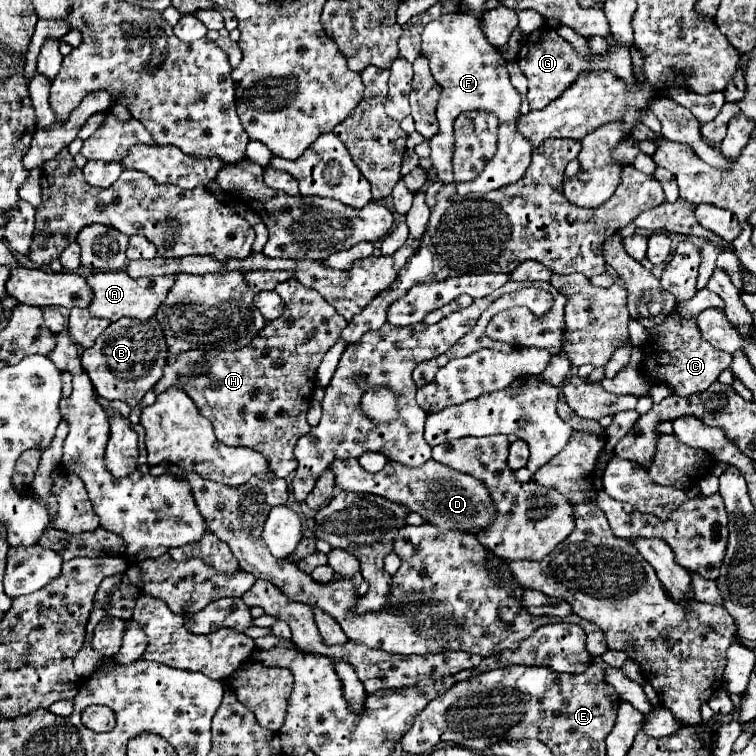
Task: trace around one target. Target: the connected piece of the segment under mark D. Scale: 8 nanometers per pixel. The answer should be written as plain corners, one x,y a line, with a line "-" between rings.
350,458
350,460
336,460
332,464
332,470
336,472
336,486
340,486
342,490
366,492
392,500
400,506
406,506
410,512
420,514
426,522
432,522
440,530
478,534
484,528
492,526
492,520
496,518
496,508
482,480
476,480
474,476
442,466
432,458
420,468
408,468
396,462
386,462
386,466
378,474
366,472
354,458

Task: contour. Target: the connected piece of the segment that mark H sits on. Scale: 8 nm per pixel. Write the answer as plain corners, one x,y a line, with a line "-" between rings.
296,280
278,284
276,292
286,302
284,314
268,322
250,346
234,352
190,350
172,356
154,392
162,394
172,386
184,390
200,414
212,422
222,444
246,446
264,454
270,470
278,478
286,478
298,468
294,456
296,440
310,432
306,412
316,388
316,368
348,322
324,296
296,284

